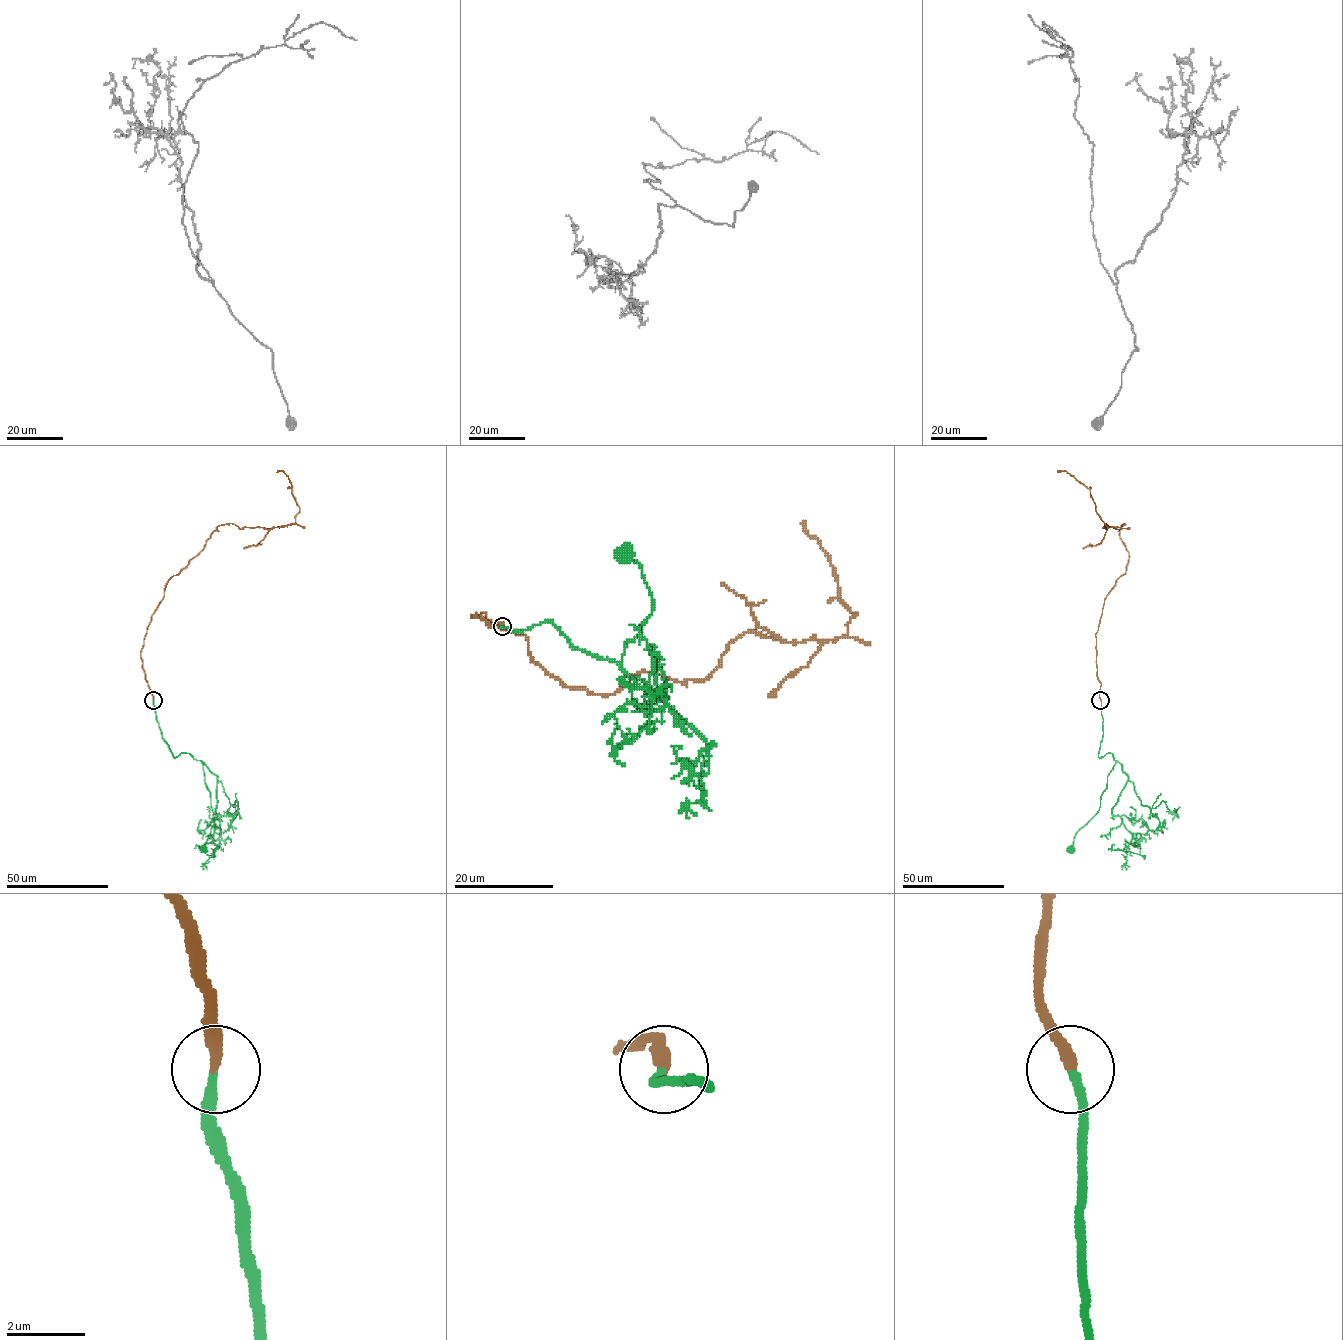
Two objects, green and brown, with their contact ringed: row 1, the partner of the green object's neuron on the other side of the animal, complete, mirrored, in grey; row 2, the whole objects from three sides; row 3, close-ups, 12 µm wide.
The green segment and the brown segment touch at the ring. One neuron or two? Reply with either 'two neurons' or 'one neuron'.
one neuron

